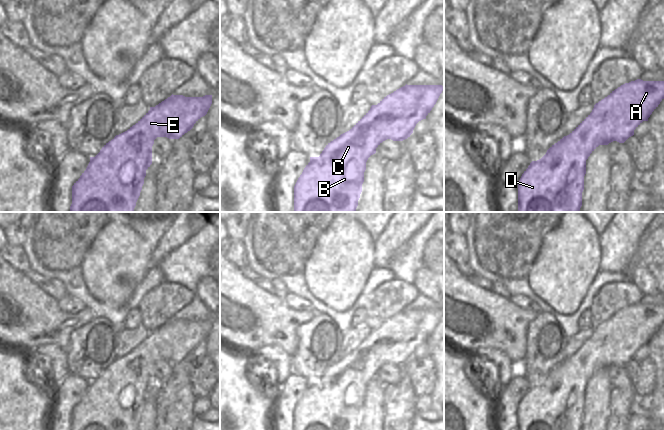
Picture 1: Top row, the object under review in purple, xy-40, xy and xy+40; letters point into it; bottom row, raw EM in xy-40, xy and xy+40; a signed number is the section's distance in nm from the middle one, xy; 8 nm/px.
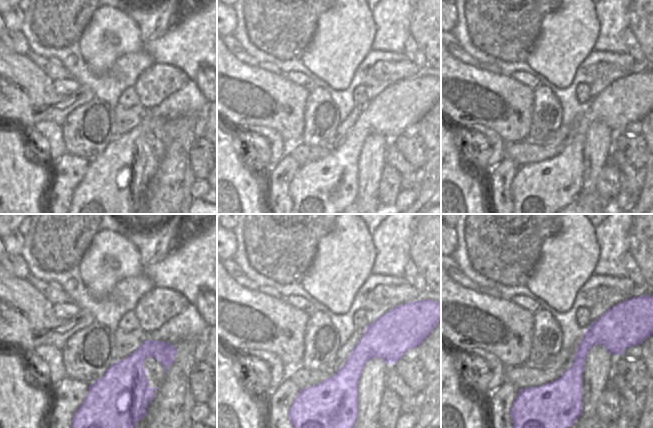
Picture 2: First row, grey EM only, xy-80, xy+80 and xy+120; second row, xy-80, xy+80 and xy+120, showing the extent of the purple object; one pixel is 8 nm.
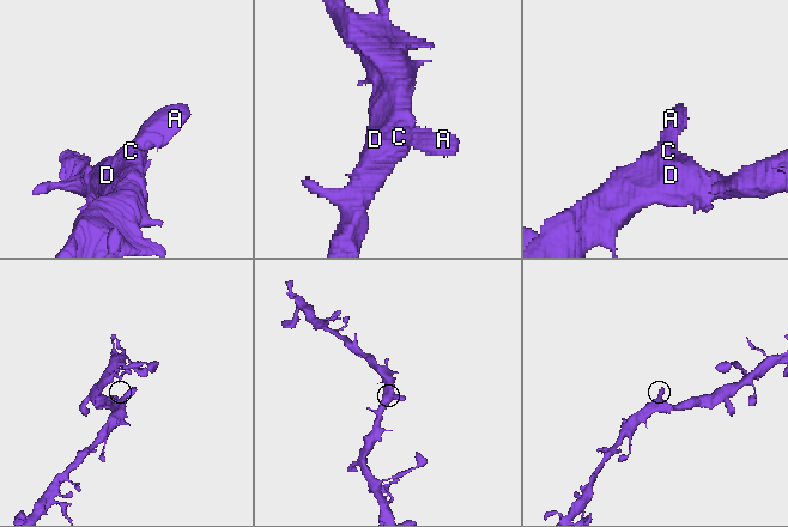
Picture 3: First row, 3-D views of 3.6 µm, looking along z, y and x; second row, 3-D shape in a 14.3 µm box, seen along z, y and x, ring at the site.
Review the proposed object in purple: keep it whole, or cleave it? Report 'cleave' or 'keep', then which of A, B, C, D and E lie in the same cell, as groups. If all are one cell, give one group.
keep; A B C D E

